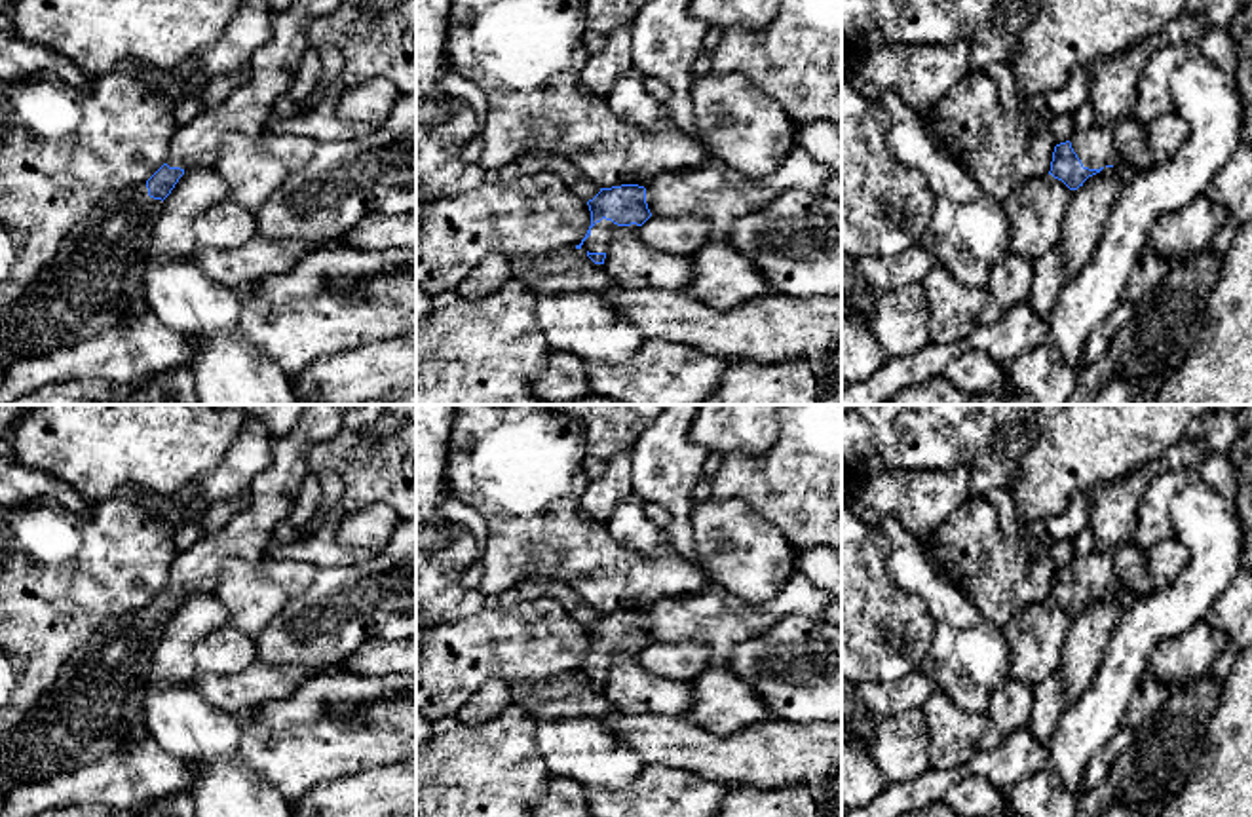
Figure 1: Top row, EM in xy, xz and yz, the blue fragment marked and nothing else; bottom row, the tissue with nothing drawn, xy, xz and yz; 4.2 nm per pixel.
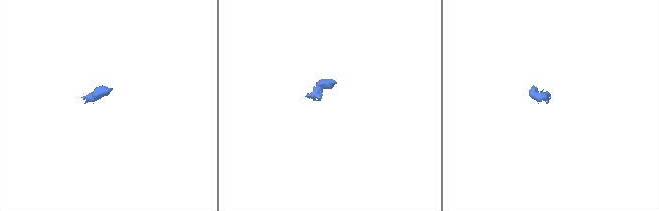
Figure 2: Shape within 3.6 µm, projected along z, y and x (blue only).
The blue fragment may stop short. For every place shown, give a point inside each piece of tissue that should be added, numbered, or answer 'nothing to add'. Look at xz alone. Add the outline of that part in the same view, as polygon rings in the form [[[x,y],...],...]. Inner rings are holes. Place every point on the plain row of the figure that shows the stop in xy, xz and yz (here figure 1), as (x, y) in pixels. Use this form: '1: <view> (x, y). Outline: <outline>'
1: xz (601, 660). Outline: [[[602,644],[591,654],[591,661],[583,667],[581,674],[589,678],[608,678],[608,671],[617,654],[612,646]]]

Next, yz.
1: yz (1095, 572). Outline: [[[1092,549],[1083,557],[1075,557],[1070,568],[1083,593],[1100,595],[1119,587],[1119,580],[1115,576],[1115,549]]]

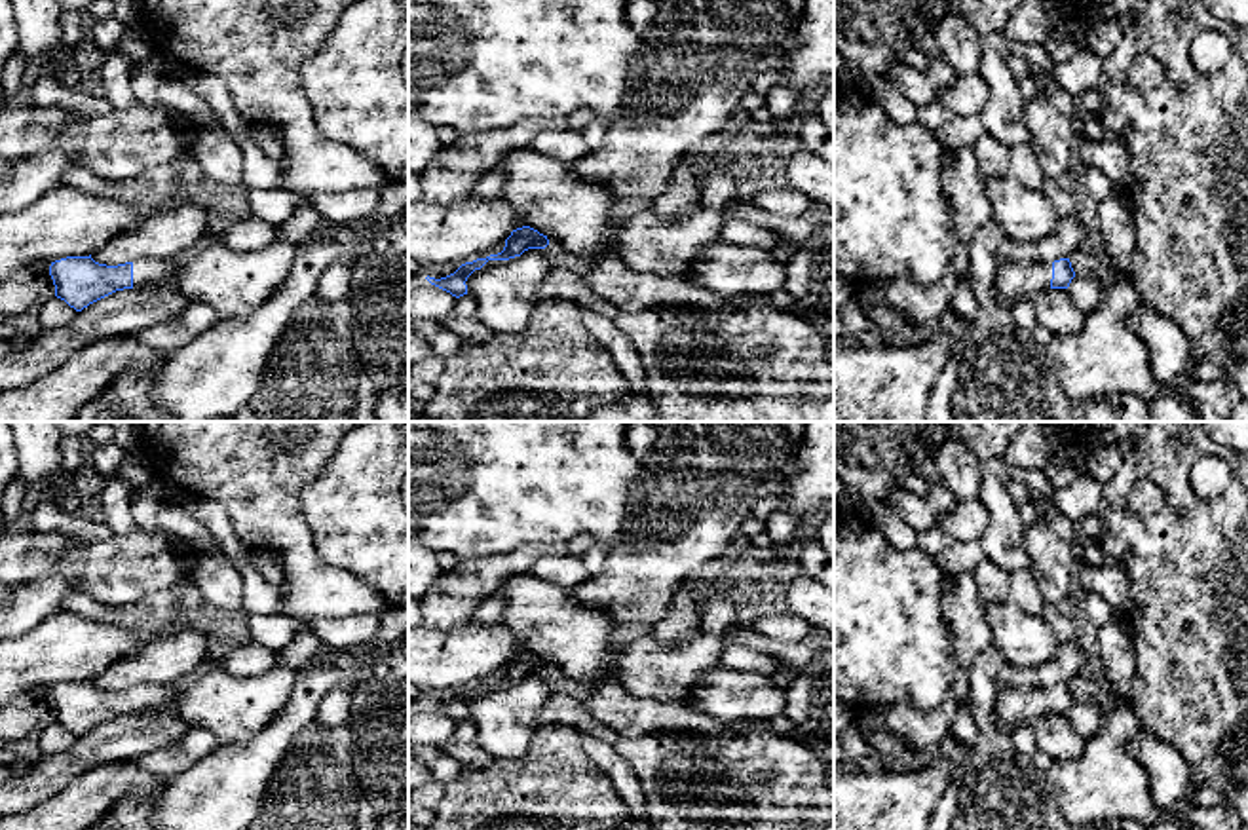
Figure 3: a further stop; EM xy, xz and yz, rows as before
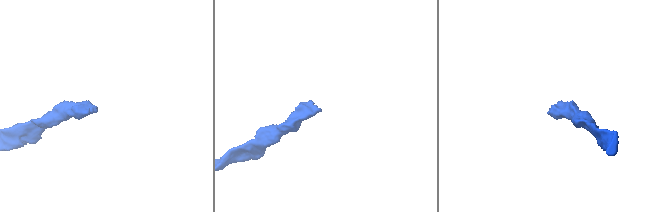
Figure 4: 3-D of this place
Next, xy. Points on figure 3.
1: xy (145, 697). Outline: [[[137,686],[133,688],[133,714],[175,707],[177,695],[173,686]]]

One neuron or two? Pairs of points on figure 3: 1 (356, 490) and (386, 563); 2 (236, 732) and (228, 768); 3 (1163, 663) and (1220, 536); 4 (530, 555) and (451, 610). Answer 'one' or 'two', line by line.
1: one
2: two
3: one
4: one

